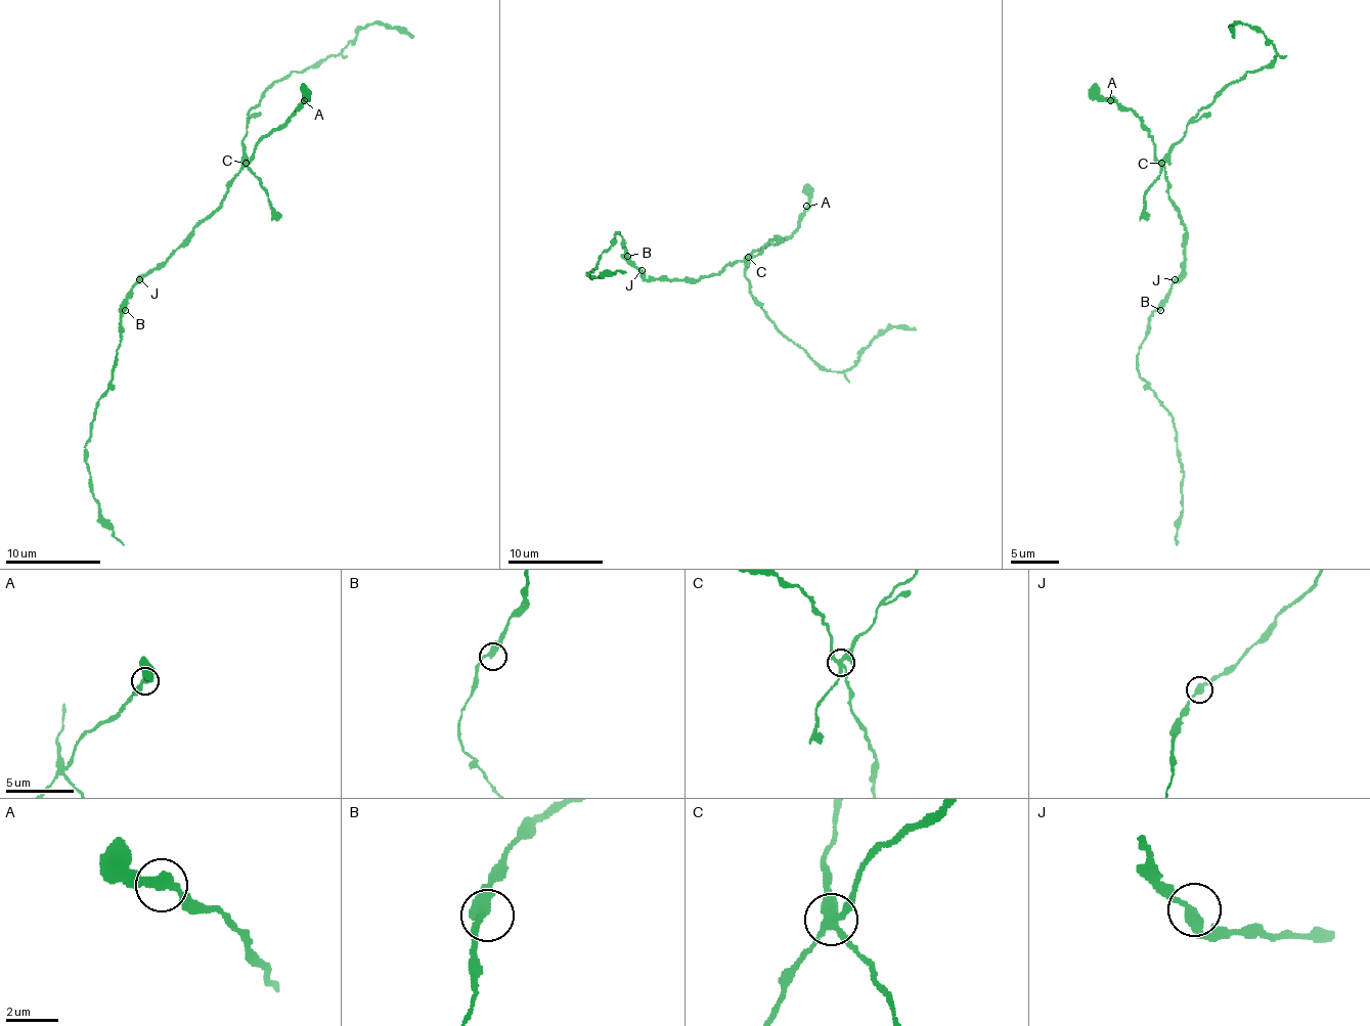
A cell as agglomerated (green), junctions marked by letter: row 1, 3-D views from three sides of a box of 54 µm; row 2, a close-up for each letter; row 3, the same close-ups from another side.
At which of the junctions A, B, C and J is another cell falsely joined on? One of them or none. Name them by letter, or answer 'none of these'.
C

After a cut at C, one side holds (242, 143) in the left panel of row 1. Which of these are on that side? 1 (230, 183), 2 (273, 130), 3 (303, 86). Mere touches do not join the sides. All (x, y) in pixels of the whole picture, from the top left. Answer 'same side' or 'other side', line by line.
1: other side
2: other side
3: other side

